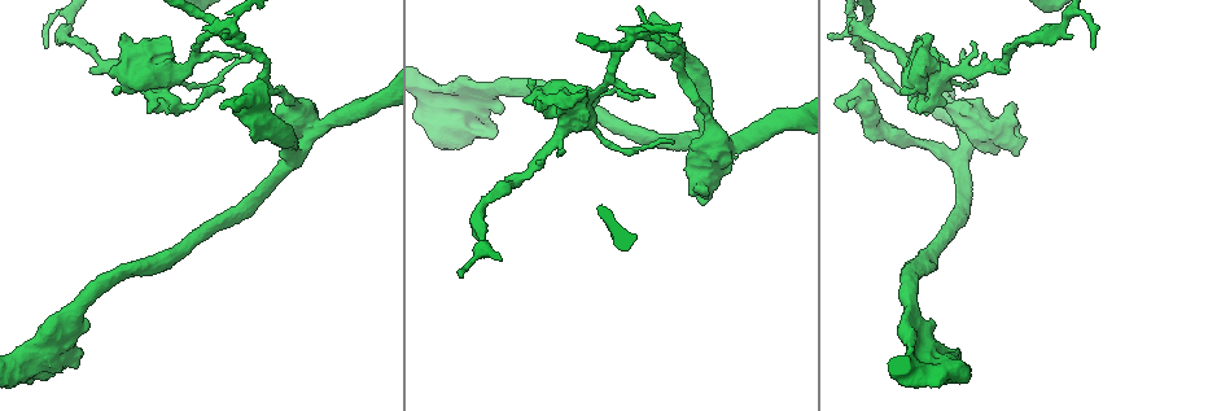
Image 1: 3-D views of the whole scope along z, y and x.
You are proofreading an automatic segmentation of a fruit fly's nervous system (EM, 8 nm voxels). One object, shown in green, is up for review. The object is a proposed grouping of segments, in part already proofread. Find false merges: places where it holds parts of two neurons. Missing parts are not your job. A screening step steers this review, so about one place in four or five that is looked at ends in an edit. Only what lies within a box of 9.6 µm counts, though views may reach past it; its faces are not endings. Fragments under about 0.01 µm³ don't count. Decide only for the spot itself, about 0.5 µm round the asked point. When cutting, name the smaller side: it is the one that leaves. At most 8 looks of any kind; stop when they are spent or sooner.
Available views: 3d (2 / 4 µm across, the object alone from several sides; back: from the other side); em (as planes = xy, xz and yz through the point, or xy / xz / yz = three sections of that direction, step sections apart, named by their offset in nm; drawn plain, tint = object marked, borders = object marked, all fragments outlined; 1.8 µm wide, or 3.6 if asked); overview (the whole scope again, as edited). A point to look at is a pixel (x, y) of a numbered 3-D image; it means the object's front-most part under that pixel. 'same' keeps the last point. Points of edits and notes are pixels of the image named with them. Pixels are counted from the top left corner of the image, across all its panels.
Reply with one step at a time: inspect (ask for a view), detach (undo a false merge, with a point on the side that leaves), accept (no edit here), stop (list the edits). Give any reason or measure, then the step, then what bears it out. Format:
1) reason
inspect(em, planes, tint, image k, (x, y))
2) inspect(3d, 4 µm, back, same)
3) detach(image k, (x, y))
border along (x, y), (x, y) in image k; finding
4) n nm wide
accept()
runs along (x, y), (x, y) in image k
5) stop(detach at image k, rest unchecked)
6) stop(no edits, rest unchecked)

sharp bend
inspect(em, 3.6 µm, planes, tint, image 1, (930, 354))

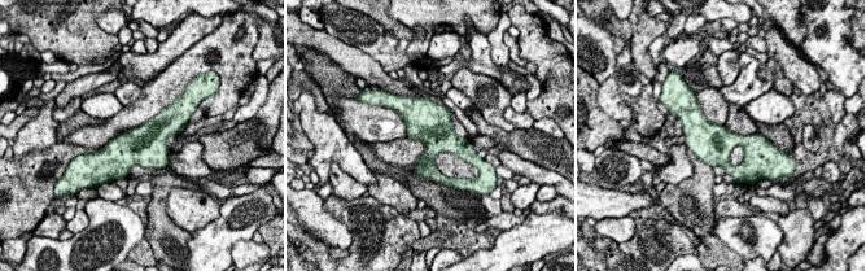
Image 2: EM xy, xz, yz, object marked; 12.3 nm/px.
accept()
one neuron here

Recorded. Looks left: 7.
four-way junction
inspect(3d, 2 µm, back, image 1, (858, 31))

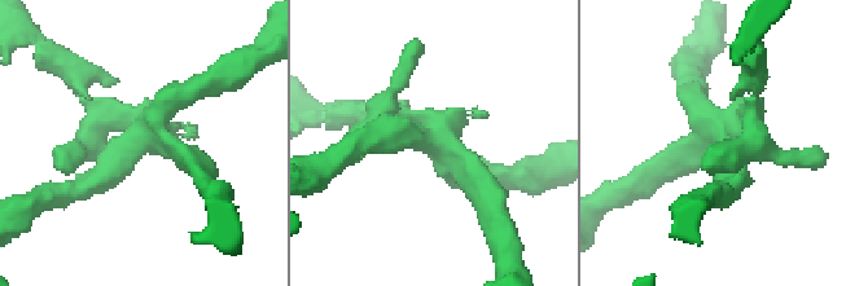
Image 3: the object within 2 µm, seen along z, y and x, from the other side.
inspect(em, xy, step 4, tint, image 3, (143, 139))

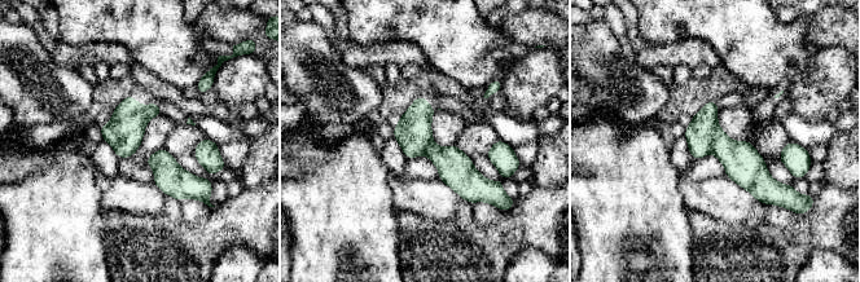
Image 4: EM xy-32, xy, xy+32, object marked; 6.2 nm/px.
220 nm wide
detach(image 4, (700, 133))
border along (718, 124), (714, 131), (710, 151) in image 4; a second neuron is stuck on

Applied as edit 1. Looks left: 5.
stop(detach at image 4, rest unchecked)

